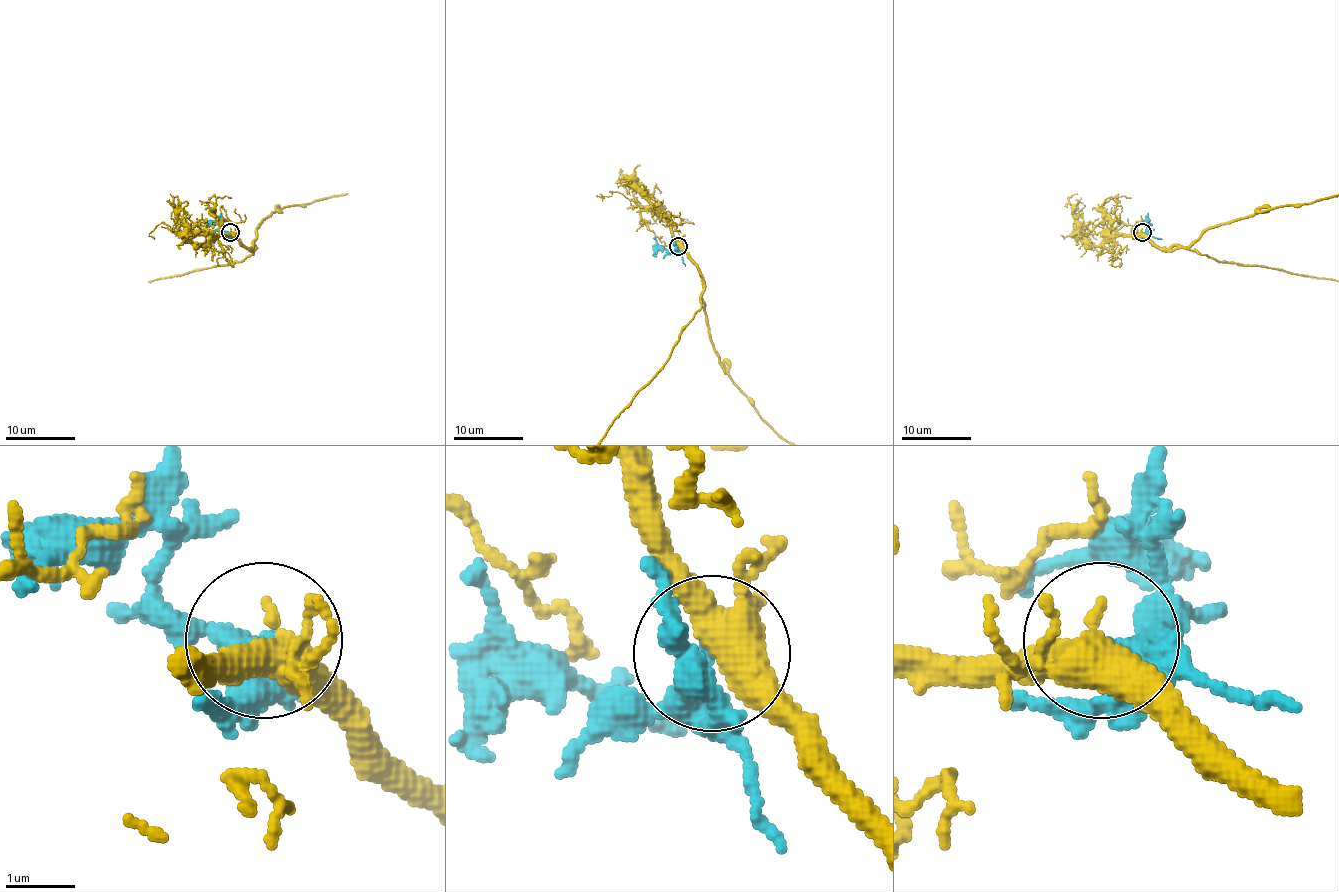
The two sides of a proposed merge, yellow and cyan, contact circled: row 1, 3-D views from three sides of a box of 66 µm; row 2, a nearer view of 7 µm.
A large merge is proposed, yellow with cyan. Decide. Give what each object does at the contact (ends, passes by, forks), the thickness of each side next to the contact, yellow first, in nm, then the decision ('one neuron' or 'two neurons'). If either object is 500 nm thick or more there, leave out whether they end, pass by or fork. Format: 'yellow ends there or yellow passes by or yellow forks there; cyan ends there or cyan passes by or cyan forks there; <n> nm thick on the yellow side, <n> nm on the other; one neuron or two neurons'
yellow forks there; cyan passes by; 440 nm thick on the yellow side, 360 nm on the other; two neurons

